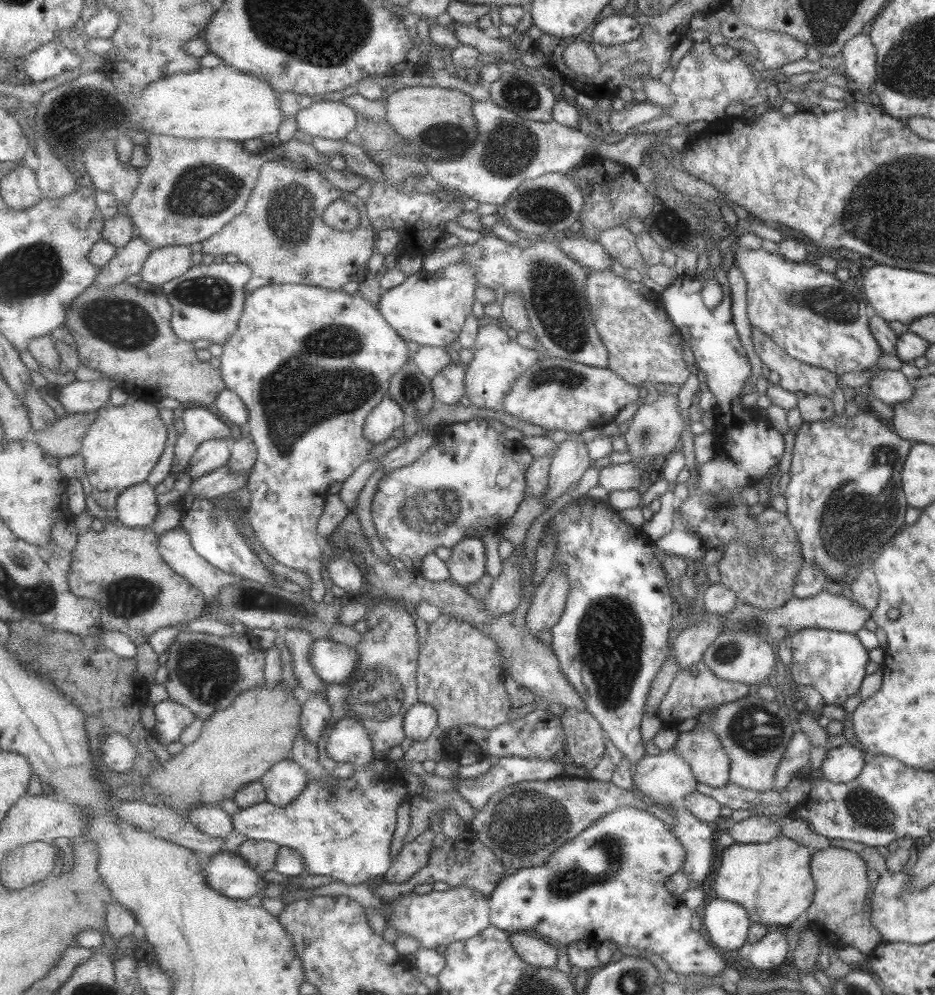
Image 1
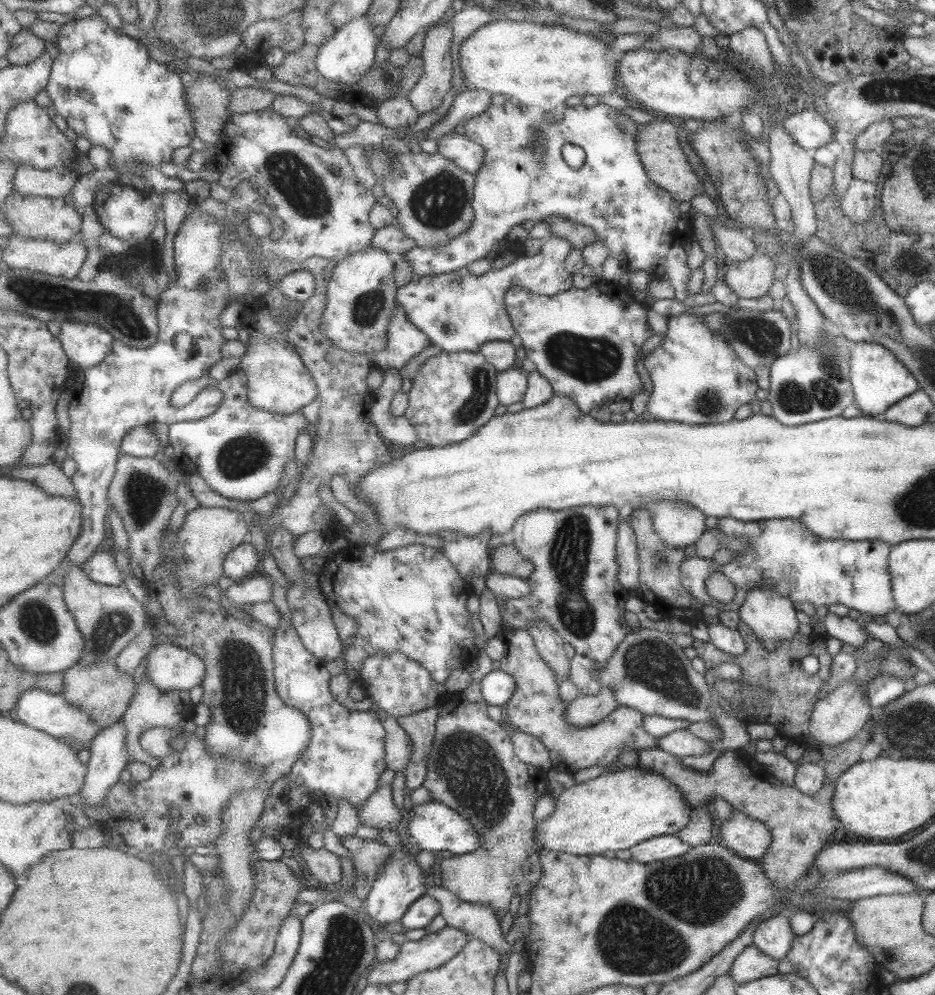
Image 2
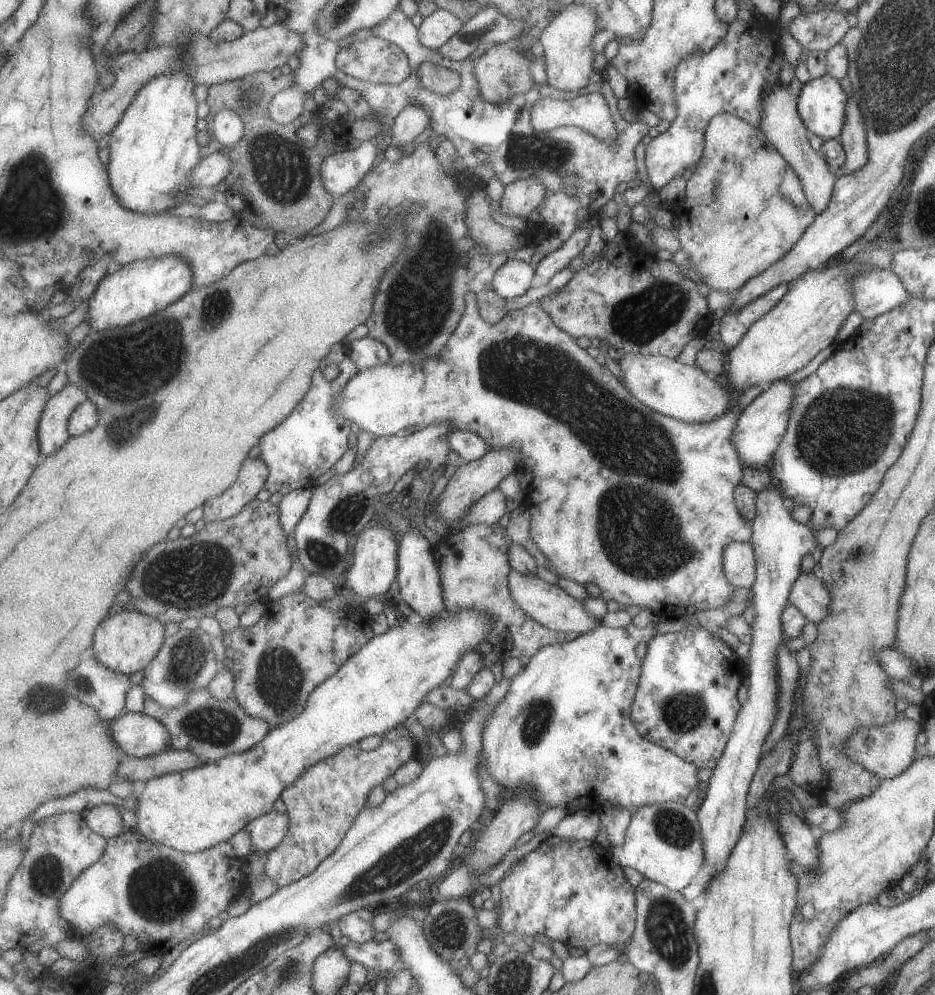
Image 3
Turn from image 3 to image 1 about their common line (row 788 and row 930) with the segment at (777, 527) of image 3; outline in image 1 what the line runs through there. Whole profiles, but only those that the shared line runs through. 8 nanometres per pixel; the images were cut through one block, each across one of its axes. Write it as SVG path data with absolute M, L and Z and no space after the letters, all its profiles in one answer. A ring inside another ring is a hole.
M707 898L702 928L707 930L709 941L719 951L737 950L743 946L750 924L746 910L736 902Z

